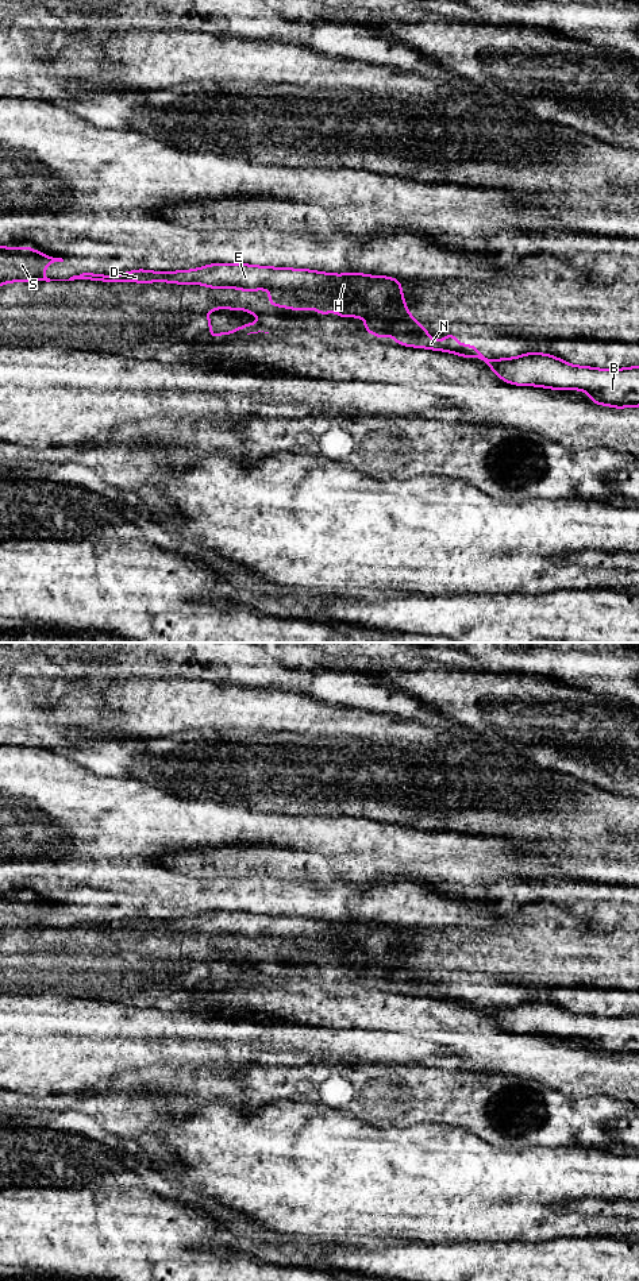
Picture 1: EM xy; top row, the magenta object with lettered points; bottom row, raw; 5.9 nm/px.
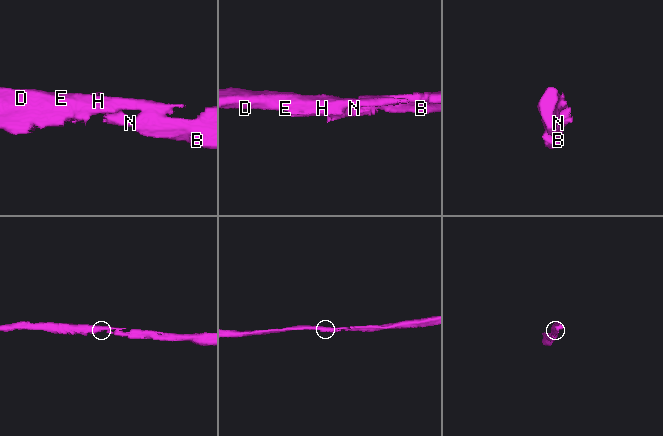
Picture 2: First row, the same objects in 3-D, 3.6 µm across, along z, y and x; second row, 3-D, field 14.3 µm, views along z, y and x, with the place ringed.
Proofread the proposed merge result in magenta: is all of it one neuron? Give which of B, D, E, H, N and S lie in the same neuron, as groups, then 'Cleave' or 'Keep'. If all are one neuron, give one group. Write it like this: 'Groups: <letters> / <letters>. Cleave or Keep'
Groups: B D E H S / N. Cleave

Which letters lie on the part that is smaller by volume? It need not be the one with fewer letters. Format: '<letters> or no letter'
N

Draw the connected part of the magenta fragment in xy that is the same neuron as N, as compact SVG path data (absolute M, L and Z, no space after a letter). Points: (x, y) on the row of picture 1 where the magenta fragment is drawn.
M296 288L292 290L270 290L269 306L282 306L289 310L315 309L322 316L330 316L328 310L334 309L336 317L361 317L367 324L361 329L370 332L373 336L393 340L404 347L427 348L432 351L473 354L481 362L486 362L485 352L478 352L476 344L458 344L453 332L446 332L444 342L428 337L428 329L413 319L407 308L396 312L372 313L365 306L351 304L346 309L334 308L322 290Z

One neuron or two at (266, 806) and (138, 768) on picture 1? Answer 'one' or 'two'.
one

